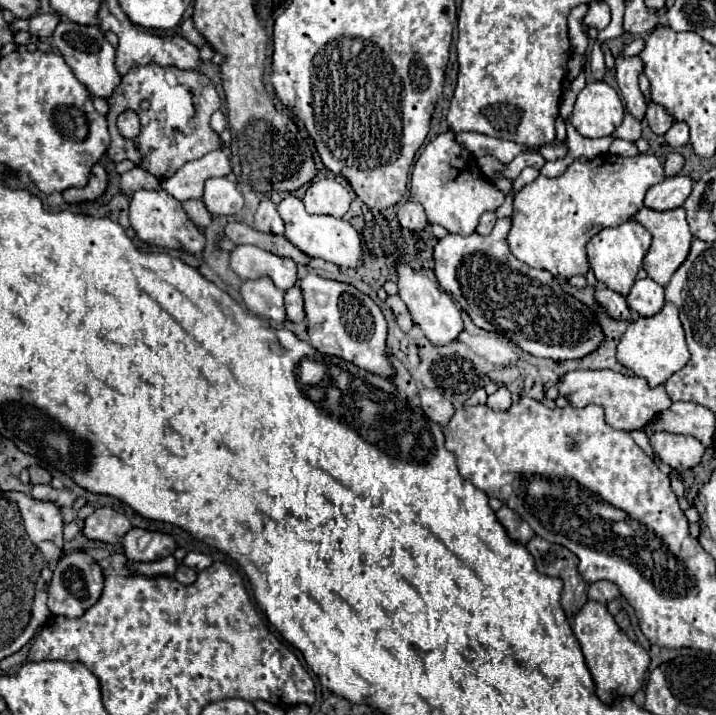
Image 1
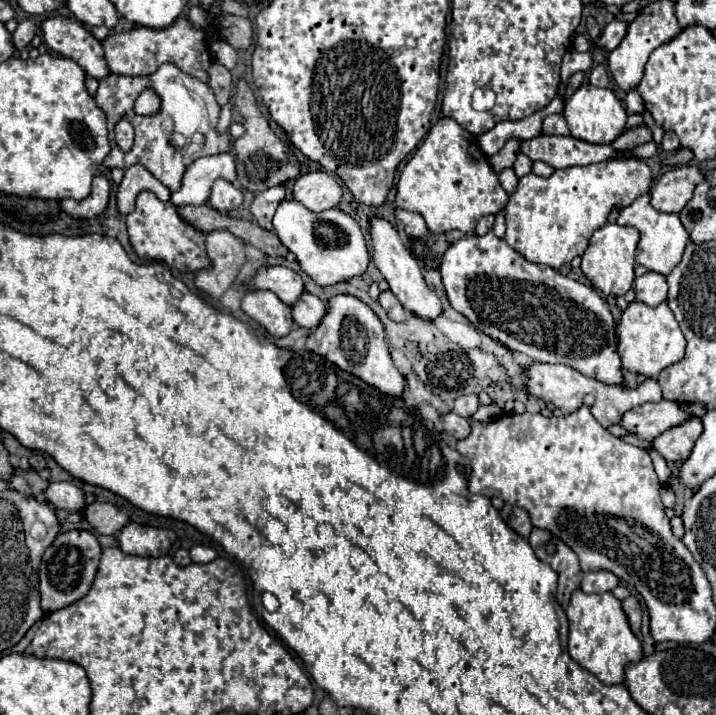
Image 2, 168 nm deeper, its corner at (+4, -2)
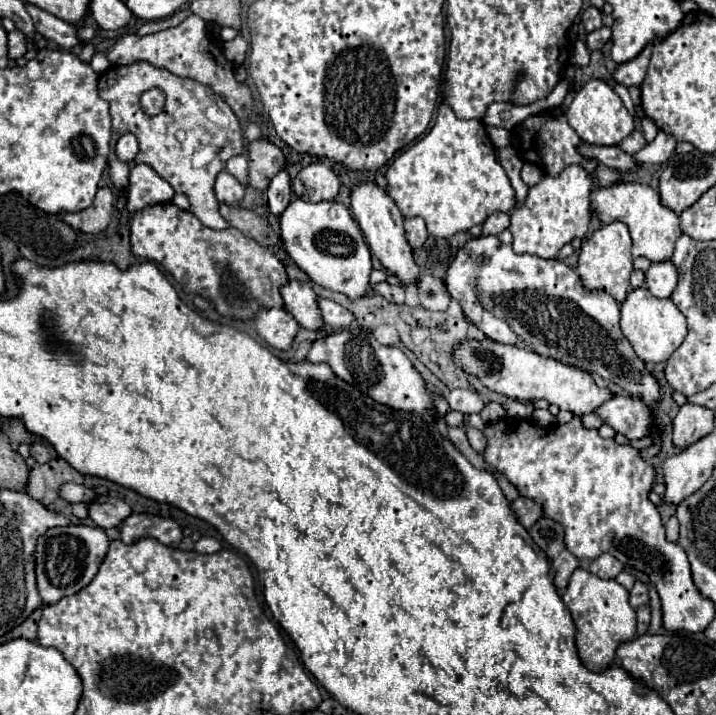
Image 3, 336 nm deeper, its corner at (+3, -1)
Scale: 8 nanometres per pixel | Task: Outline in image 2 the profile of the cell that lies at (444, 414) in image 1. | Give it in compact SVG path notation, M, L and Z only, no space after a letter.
M448 412L442 416L442 422L444 422L444 430L450 438L456 438L456 440L462 440L464 436L468 436L470 432L470 422L454 412Z

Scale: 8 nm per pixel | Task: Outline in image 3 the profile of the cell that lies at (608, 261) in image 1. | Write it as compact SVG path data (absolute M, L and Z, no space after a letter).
M609 223L601 225L597 231L593 231L579 251L579 265L577 273L587 289L601 289L609 293L617 303L623 303L629 291L629 275L633 271L633 257L631 257L631 235L625 223Z

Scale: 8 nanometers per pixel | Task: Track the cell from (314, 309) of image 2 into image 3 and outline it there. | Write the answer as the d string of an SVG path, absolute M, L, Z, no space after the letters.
M317 299L317 305L319 305L321 319L323 319L327 329L337 331L337 329L345 329L345 327L351 325L353 315L345 307L337 305L335 301L331 301L331 299Z

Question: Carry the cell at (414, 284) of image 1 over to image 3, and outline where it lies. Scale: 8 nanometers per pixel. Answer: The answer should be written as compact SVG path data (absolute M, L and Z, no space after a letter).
M361 183L351 191L351 213L357 219L363 235L369 243L371 253L379 259L383 269L393 273L403 283L403 287L417 283L421 277L421 269L413 259L413 249L409 247L409 243L405 239L403 215L397 209L397 205L393 203L393 199L375 183Z

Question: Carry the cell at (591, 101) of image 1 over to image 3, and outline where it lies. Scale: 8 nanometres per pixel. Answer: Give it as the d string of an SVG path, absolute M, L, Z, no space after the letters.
M601 79L585 83L567 109L567 121L575 133L589 145L619 145L633 131L633 115L625 109L619 95Z

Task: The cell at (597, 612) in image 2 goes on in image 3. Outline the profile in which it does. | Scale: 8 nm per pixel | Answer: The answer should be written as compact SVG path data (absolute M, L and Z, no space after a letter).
M577 569L571 575L569 585L563 591L561 599L569 607L573 623L577 627L575 645L581 663L595 673L603 673L615 663L615 653L619 645L635 639L637 625L635 625L635 611L629 605L629 591L615 579L603 581L597 579L595 575L589 575L589 571L585 569Z

